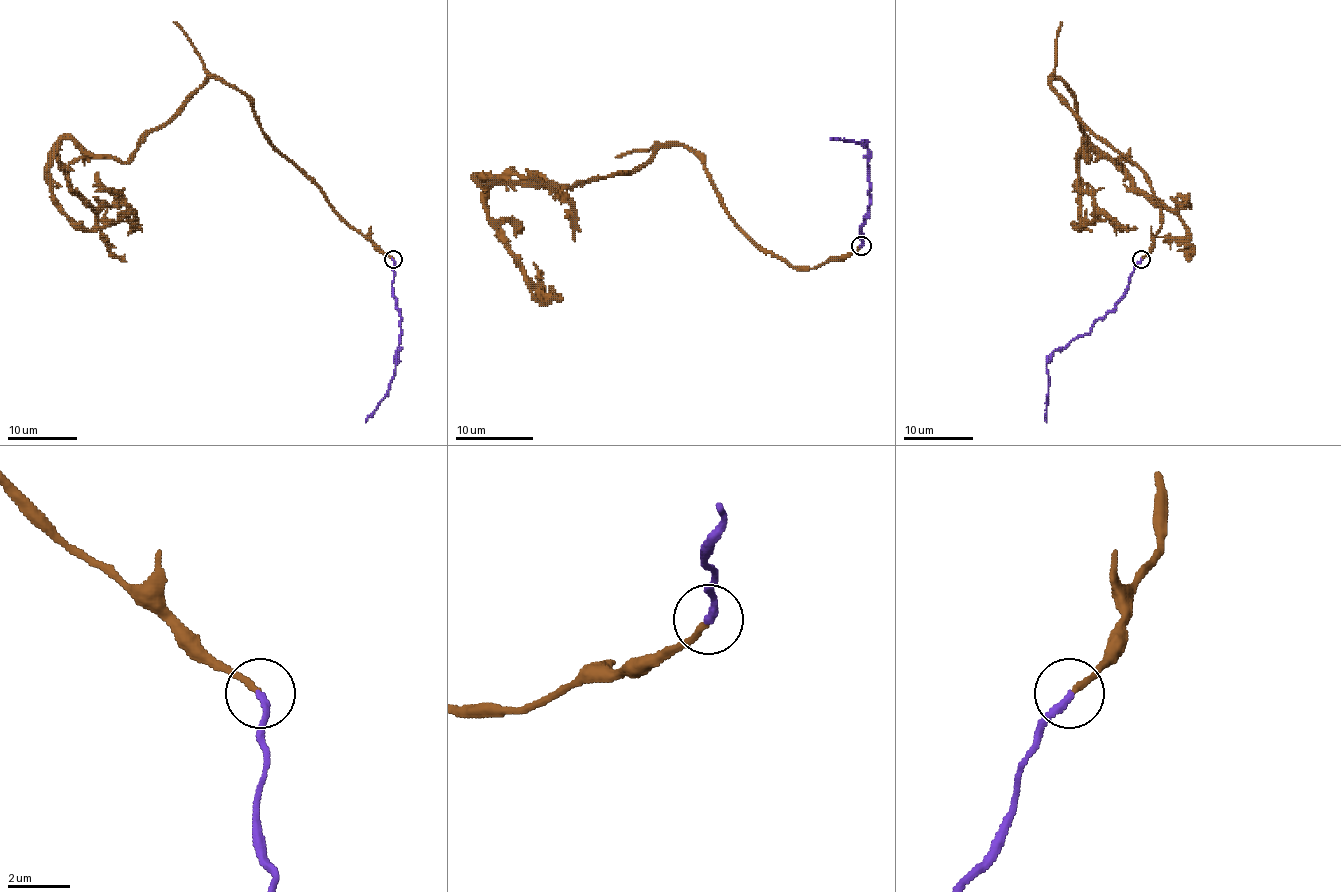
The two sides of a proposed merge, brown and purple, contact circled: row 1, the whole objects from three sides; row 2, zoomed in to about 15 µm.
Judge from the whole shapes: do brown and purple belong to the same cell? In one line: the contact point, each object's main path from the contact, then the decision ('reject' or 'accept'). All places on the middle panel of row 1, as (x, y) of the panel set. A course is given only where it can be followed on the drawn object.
place (861, 245); course brown (861, 247), (812, 268), (766, 253), (686, 147), (572, 186), (477, 175), (563, 192), (530, 177); course purple (861, 245), (859, 229), (869, 200), (867, 145), (863, 140), (830, 140); accept

